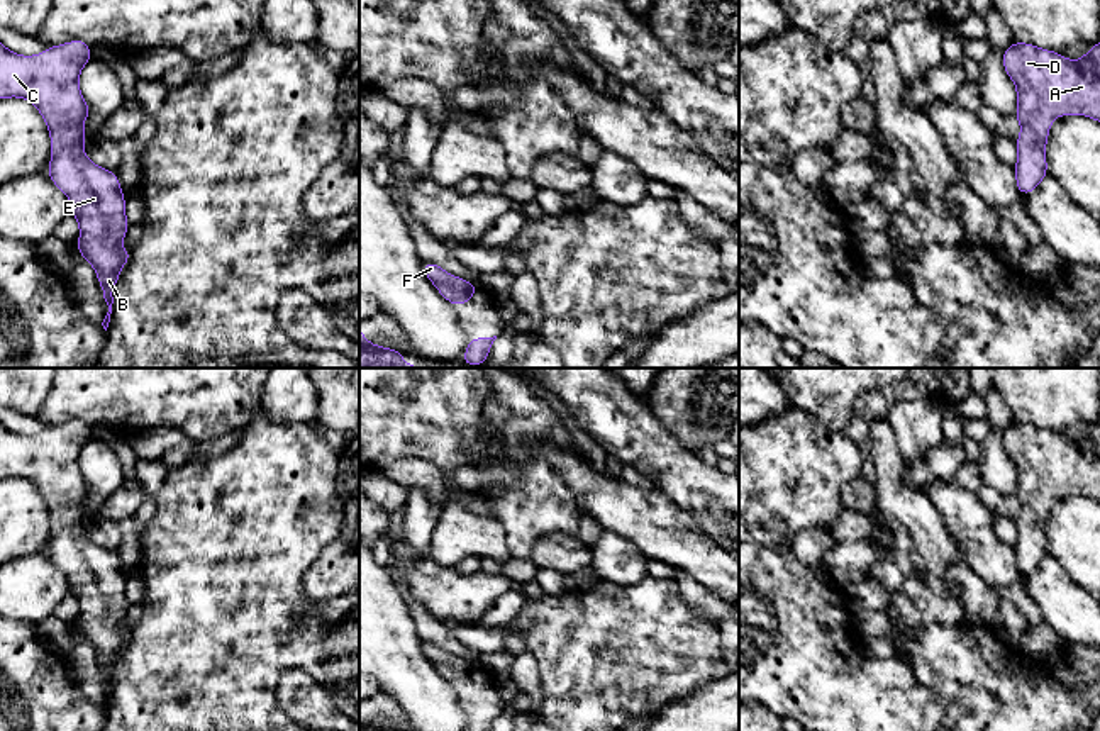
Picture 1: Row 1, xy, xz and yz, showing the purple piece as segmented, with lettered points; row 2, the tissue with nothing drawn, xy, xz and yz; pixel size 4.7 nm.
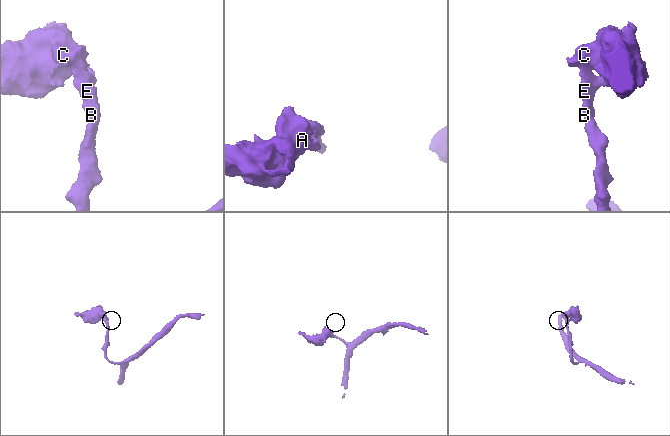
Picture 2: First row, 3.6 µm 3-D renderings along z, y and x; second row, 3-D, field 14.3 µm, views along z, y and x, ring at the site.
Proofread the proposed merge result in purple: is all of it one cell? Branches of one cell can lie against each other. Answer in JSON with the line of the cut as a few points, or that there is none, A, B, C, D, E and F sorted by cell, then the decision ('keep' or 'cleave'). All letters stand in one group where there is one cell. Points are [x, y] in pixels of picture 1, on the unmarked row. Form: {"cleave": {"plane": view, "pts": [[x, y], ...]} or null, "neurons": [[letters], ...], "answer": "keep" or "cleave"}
{"cleave": null, "neurons": [["A", "B", "C", "D", "E", "F"]], "answer": "keep"}

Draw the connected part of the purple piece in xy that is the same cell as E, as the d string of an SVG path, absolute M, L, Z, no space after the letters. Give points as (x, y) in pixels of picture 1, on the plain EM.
M80 419L49 426L36 436L15 434L0 422L0 480L29 480L47 504L53 534L47 555L68 575L80 604L76 629L97 651L108 685L102 702L107 711L119 651L132 629L120 629L129 600L117 555L83 534L88 516L81 505L92 490L80 472L78 456L90 439L92 426Z

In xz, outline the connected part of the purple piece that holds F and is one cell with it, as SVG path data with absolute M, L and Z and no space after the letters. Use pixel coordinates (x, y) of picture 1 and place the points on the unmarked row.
M424 641L422 650L431 663L451 685L464 685L475 677L478 663L471 663L444 651L439 645Z

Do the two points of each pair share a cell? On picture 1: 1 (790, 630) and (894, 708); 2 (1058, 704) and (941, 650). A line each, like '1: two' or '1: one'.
1: one
2: one

